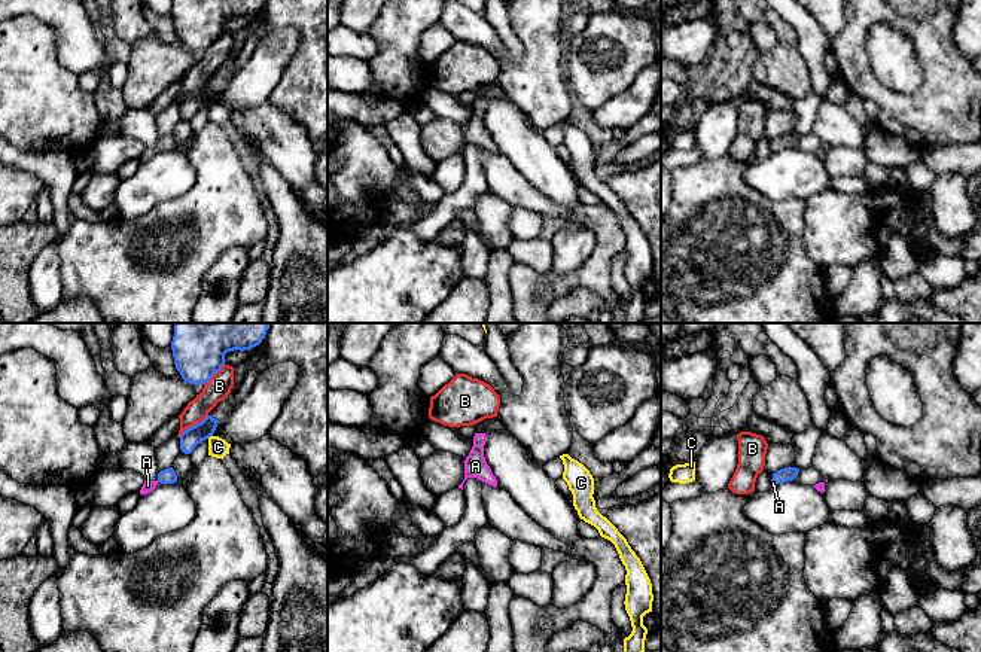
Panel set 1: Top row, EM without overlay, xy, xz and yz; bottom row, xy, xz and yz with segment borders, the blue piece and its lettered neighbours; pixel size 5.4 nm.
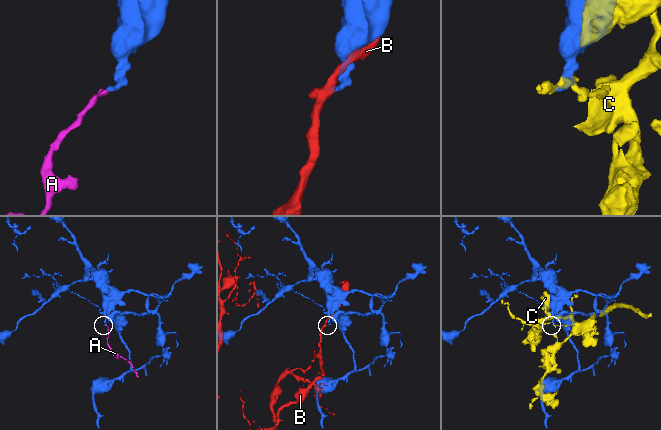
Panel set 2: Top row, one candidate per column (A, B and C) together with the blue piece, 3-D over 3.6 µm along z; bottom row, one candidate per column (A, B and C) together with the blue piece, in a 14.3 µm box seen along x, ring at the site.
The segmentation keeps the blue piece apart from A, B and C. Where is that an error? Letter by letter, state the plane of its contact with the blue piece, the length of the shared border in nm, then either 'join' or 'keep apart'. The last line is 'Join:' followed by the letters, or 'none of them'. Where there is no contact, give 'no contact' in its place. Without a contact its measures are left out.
A: yz | 40 nm | join
B: xy | 200 nm | keep apart
C: xy | 40 nm | keep apart
Join: A

